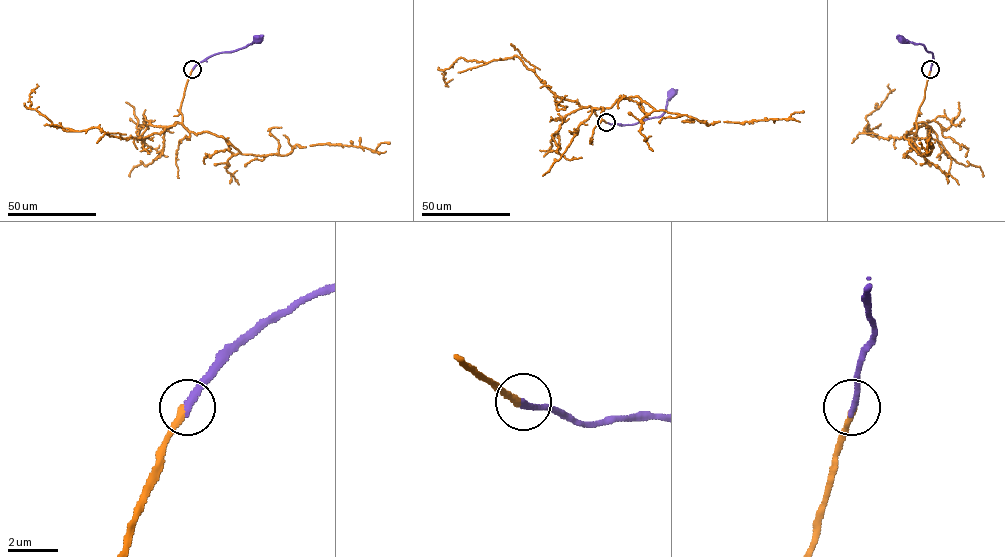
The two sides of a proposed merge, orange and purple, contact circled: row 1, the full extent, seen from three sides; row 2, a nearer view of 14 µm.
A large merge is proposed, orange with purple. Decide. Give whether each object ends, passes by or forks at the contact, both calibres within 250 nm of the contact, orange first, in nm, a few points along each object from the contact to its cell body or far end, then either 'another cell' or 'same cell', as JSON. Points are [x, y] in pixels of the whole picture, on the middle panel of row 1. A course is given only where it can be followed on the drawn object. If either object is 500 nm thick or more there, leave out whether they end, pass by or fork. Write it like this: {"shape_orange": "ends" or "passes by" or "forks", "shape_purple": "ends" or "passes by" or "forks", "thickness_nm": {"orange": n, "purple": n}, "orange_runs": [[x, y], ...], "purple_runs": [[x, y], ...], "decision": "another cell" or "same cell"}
{"shape_orange": "ends", "shape_purple": "ends", "thickness_nm": {"orange": 240, "purple": 260}, "orange_runs": [[606, 122], [596, 108], [636, 96], [656, 110], [710, 125], [788, 118], [804, 111]], "purple_runs": [[606, 122], [630, 125], [659, 117], [671, 93]], "decision": "same cell"}

